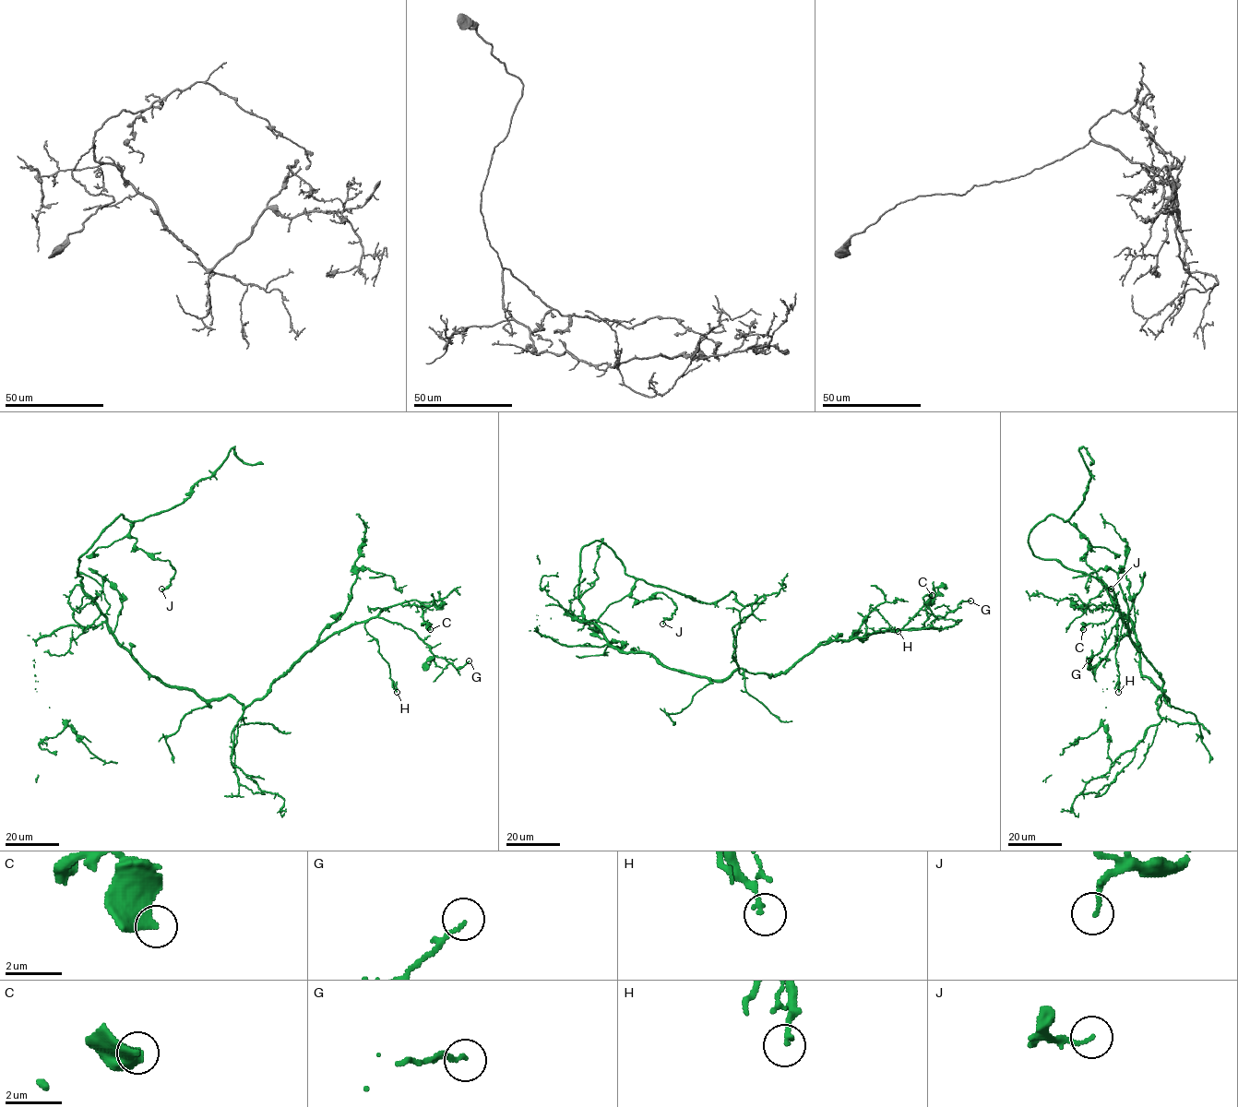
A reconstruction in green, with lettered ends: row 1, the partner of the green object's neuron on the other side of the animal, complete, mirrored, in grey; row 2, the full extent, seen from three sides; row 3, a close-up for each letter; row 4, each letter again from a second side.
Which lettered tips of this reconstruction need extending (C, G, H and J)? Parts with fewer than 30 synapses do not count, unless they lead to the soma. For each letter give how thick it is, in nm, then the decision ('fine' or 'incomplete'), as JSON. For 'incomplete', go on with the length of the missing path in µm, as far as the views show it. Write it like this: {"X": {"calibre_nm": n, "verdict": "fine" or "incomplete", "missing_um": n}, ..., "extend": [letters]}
{"C": {"calibre_nm": 360, "verdict": "fine"}, "G": {"calibre_nm": 150, "verdict": "fine"}, "H": {"calibre_nm": 130, "verdict": "fine"}, "J": {"calibre_nm": 150, "verdict": "fine"}, "extend": []}

